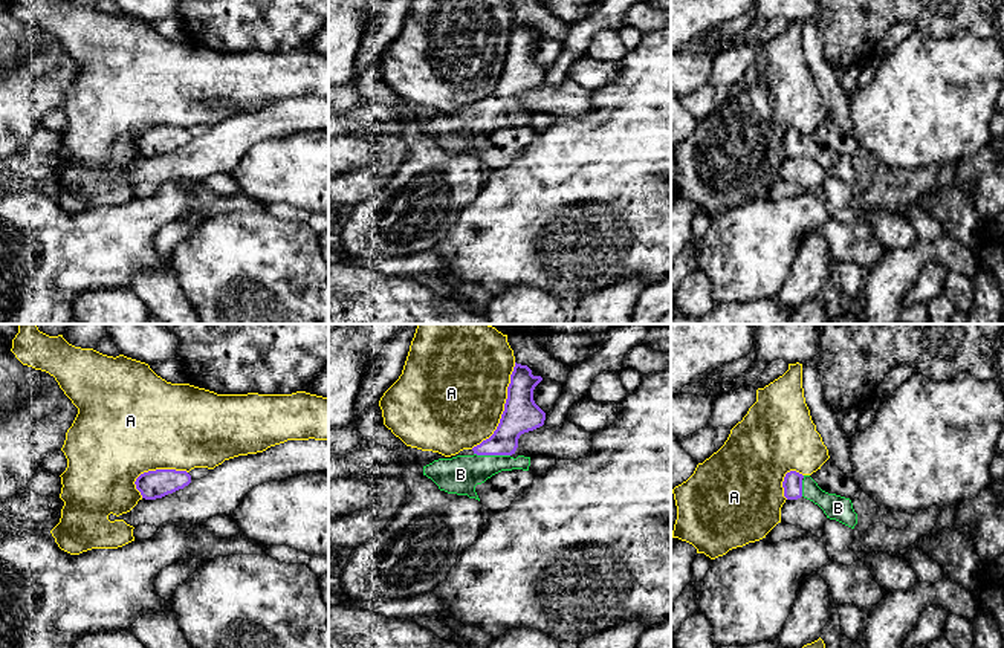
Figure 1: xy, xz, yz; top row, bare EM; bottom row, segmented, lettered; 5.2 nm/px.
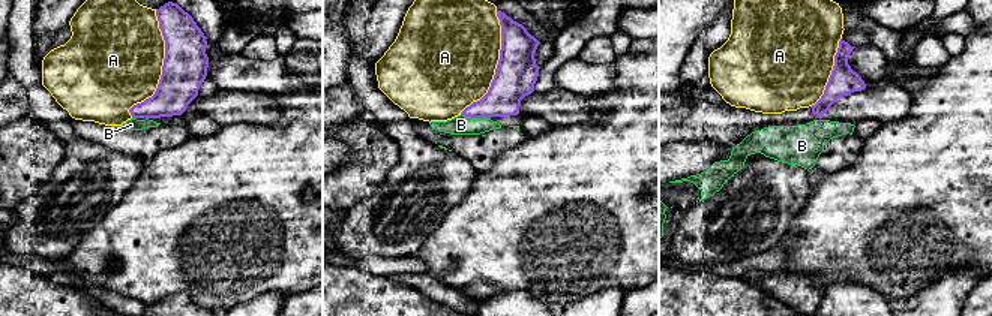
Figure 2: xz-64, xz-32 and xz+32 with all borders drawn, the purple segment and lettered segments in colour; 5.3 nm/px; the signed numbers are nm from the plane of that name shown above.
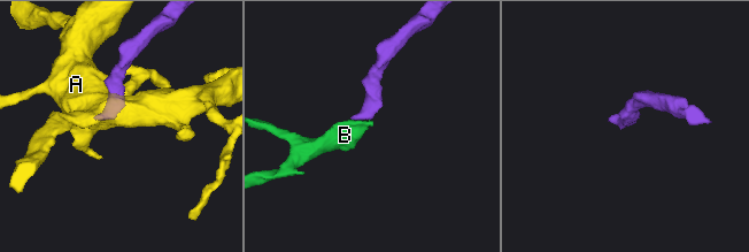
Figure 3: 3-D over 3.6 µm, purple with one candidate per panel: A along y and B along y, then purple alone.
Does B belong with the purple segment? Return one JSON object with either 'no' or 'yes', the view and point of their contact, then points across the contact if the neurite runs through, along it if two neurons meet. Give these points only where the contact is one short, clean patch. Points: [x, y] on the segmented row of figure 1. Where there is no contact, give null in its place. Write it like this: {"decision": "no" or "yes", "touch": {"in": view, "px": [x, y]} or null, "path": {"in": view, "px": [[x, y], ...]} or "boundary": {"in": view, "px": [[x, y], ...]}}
{"decision": "yes", "touch": {"in": "xz", "px": [492, 454]}, "path": {"in": "xz", "px": [[520, 416], [492, 454], [479, 468], [460, 474]]}}

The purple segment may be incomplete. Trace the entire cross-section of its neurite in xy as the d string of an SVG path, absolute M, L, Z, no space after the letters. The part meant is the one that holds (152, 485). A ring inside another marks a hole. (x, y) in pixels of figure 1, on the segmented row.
M156 469L141 474L134 484L145 500L162 498L191 483L191 475L186 471Z

